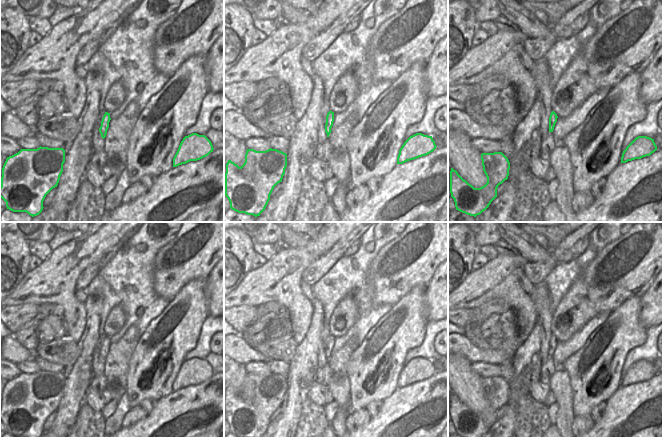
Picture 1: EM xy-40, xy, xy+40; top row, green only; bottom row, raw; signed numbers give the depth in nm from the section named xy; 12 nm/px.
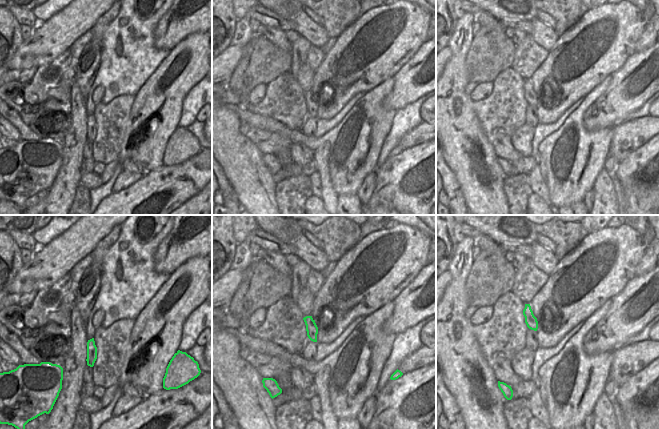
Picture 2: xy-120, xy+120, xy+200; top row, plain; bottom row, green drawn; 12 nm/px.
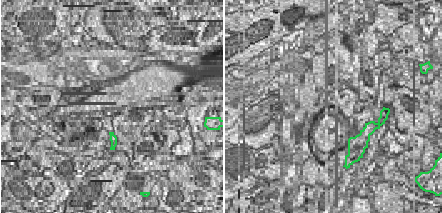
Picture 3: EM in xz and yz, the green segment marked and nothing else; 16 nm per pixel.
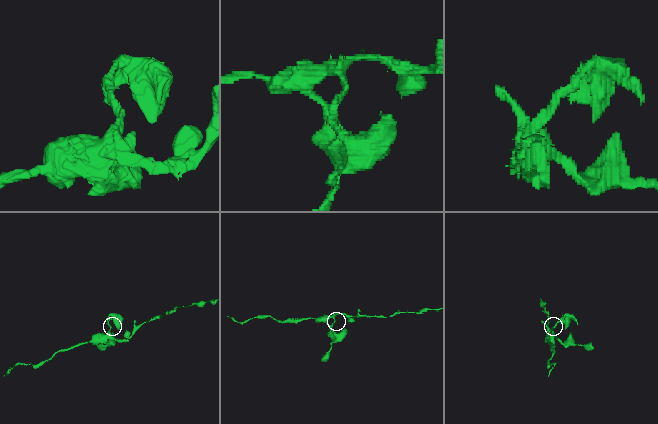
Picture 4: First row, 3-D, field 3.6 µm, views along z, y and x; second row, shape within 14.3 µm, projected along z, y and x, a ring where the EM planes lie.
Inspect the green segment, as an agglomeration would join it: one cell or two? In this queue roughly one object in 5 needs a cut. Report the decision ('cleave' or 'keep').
keep

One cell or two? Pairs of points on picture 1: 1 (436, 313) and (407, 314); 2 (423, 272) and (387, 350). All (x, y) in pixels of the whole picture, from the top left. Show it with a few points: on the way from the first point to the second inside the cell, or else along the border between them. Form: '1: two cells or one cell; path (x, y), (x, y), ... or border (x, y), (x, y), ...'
1: two cells; border (424, 289), (424, 315), (428, 320)
2: two cells; border (424, 287), (414, 287), (397, 301)

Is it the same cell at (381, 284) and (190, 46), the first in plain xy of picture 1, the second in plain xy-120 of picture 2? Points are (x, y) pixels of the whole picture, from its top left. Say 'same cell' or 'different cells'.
different cells

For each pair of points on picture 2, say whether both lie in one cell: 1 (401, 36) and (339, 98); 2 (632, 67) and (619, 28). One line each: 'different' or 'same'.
1: same
2: different

